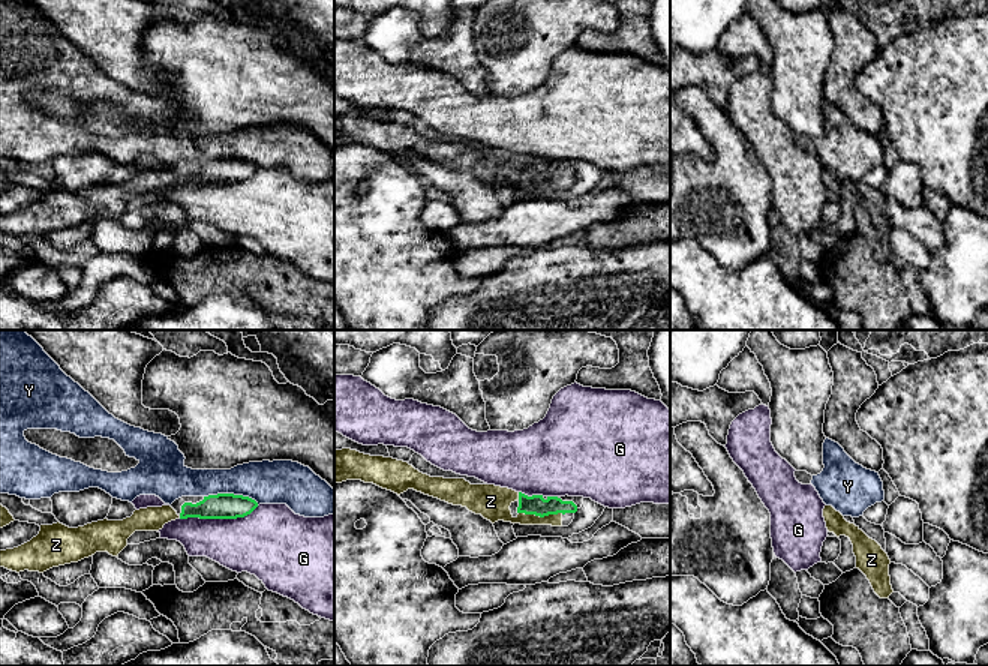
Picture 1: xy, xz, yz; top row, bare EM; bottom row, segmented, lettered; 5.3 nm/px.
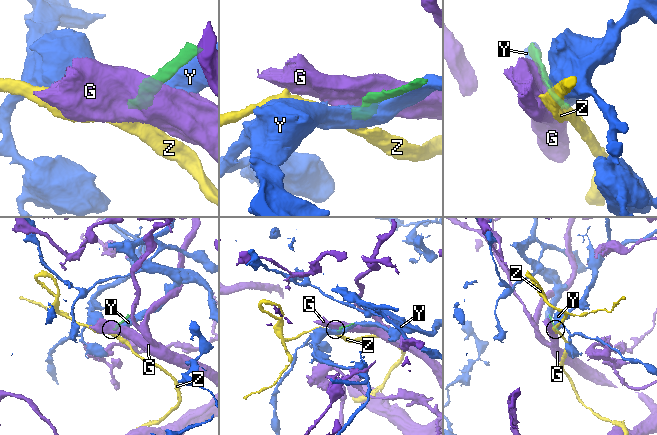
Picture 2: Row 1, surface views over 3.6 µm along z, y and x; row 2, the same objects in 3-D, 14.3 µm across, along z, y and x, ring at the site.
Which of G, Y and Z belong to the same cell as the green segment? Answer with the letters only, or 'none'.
Z

